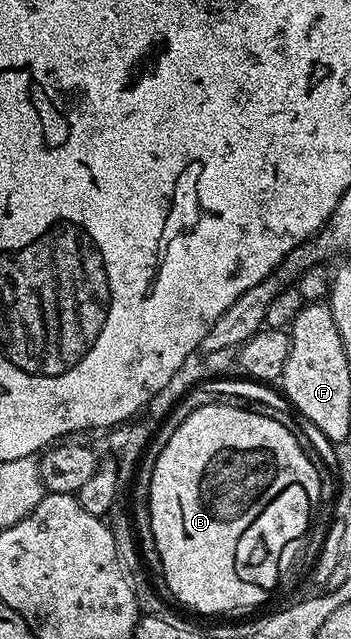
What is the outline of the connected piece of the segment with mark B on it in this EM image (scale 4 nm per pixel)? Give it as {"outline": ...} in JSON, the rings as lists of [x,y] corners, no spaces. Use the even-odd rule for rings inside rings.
{"outline":[[[221,401],[210,405],[202,405],[202,409],[194,409],[182,425],[178,425],[174,437],[166,441],[166,449],[158,453],[158,461],[154,465],[154,473],[148,486],[148,512],[154,545],[158,549],[160,571],[164,575],[164,583],[168,591],[184,607],[192,611],[201,611],[204,615],[224,615],[227,611],[240,611],[243,607],[256,607],[264,603],[276,591],[276,586],[282,583],[278,573],[278,565],[289,552],[288,547],[296,544],[308,532],[311,519],[321,505],[319,474],[310,463],[304,452],[305,444],[298,438],[297,432],[291,426],[284,426],[271,414],[259,410],[247,411],[244,405],[232,401]]]}

